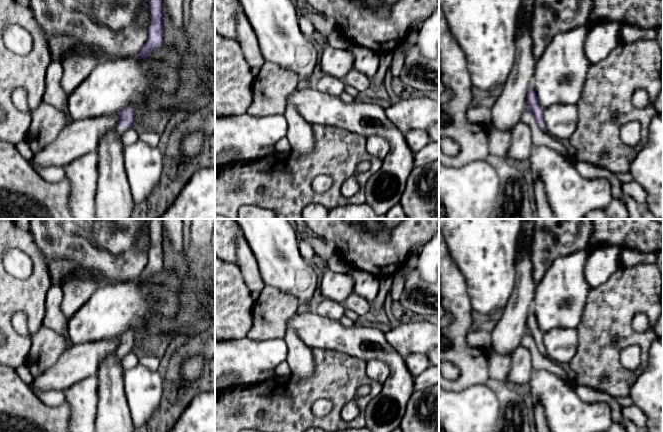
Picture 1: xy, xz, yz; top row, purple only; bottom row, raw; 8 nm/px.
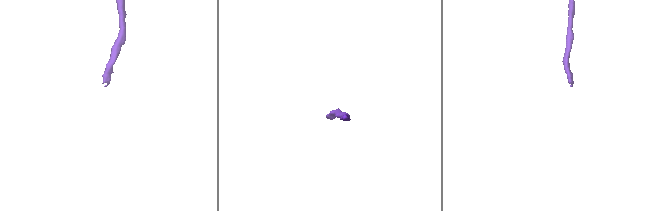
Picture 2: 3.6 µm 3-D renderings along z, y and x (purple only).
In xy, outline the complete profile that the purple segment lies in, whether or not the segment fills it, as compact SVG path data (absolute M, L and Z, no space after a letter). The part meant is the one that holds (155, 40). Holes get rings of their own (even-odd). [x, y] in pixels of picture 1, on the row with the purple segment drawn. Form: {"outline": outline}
{"outline": "M149 0L149 13L151 22L148 27L148 38L136 56L138 59L145 59L164 43L164 6L162 0Z"}

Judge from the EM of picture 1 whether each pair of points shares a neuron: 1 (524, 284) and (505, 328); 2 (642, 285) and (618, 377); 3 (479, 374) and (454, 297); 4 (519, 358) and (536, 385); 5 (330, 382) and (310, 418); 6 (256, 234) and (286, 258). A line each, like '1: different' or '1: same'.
1: same
2: same
3: same
4: different
5: same
6: same

